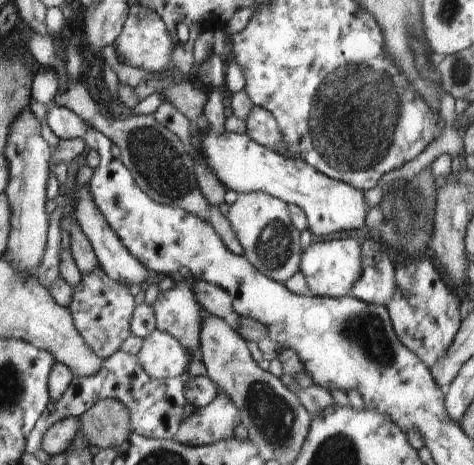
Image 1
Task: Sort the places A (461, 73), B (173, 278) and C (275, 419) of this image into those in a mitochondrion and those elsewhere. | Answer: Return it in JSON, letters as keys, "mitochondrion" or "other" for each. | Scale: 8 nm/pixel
{"A":"mitochondrion","B":"other","C":"mitochondrion"}

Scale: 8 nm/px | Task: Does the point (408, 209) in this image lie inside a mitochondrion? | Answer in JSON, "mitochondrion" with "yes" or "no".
{"mitochondrion":"yes"}

